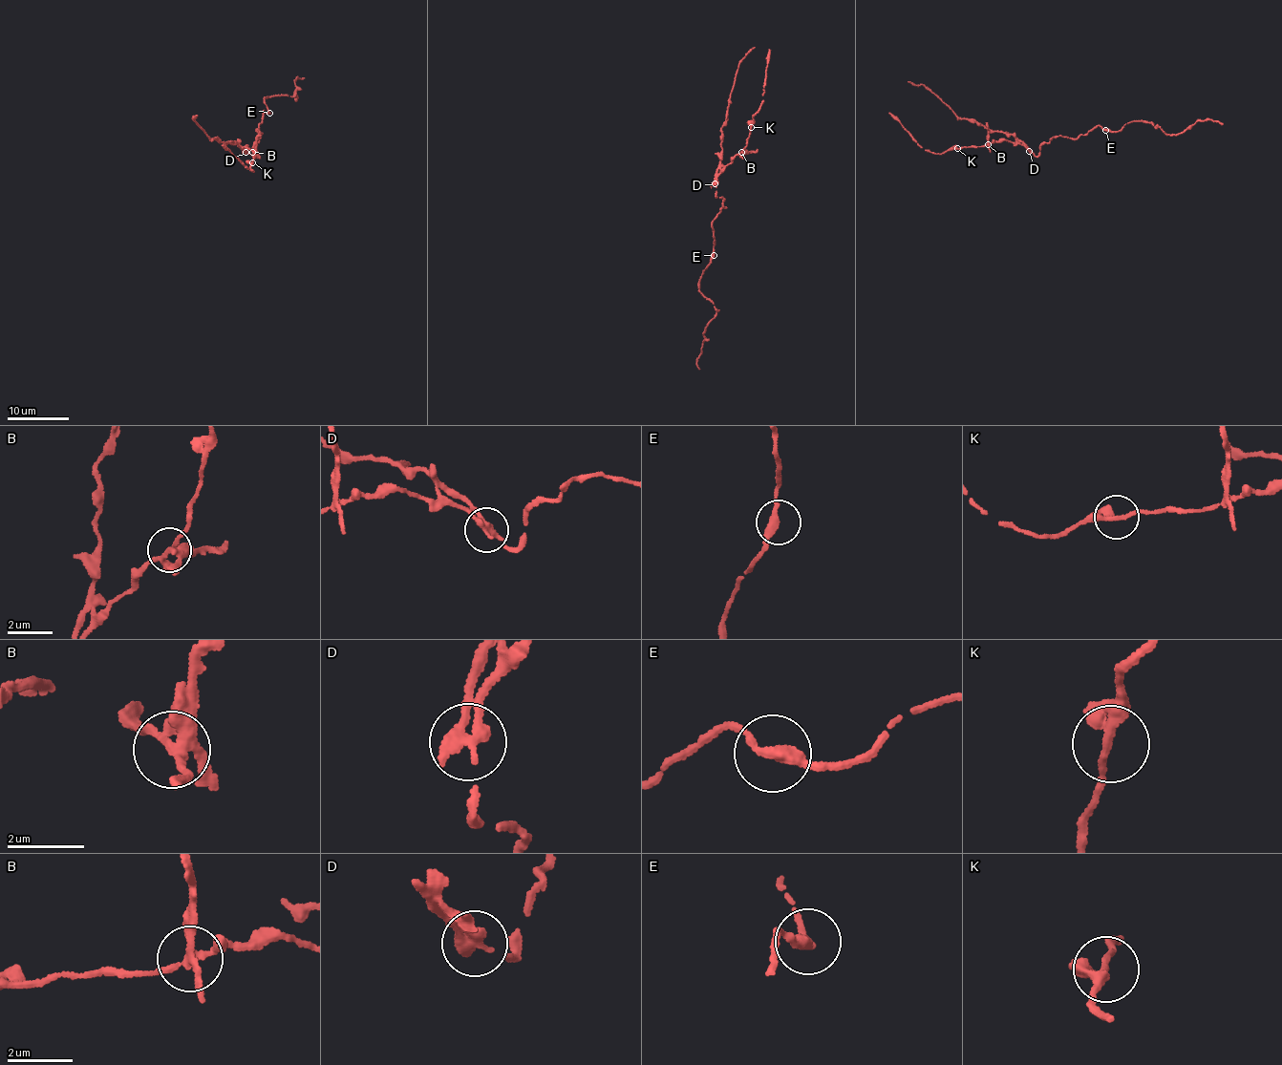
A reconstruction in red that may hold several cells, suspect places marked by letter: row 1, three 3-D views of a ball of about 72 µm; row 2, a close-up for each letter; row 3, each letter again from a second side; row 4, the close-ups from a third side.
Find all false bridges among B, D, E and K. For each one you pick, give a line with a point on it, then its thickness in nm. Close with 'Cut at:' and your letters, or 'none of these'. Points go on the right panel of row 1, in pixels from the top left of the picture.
B: place (988, 144); calibre 240 nm
D: place (1029, 151); calibre 320 nm
Cut at: B, D

